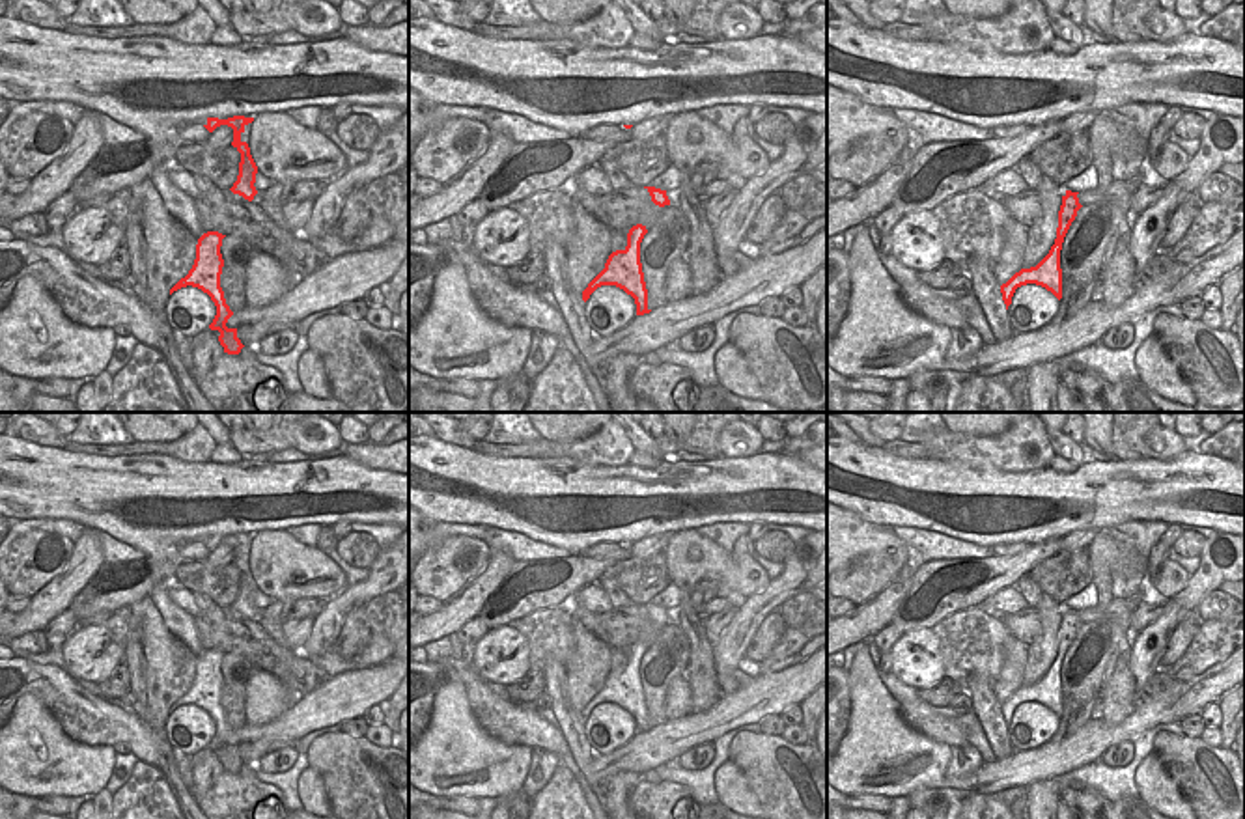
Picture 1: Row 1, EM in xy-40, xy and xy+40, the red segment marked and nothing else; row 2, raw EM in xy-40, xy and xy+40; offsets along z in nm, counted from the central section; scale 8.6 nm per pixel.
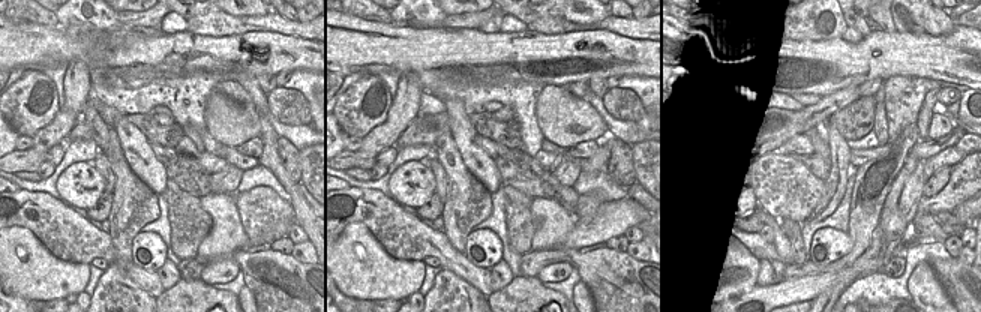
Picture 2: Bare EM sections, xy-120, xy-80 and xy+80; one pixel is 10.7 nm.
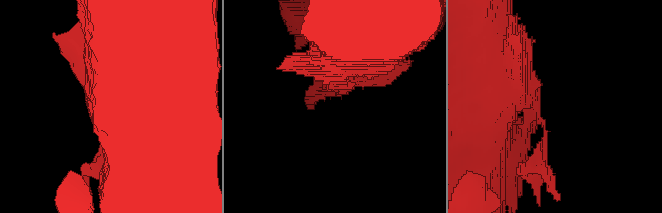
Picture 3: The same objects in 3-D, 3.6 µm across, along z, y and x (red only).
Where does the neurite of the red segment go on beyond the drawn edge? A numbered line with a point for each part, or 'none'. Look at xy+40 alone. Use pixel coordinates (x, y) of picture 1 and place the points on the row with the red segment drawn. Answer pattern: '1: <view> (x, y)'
none

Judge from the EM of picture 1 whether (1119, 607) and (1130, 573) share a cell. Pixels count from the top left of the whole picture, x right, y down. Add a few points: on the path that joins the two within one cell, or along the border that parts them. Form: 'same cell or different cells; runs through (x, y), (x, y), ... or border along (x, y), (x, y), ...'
different cells; border along (1137, 592), (1130, 597), (1113, 599)

